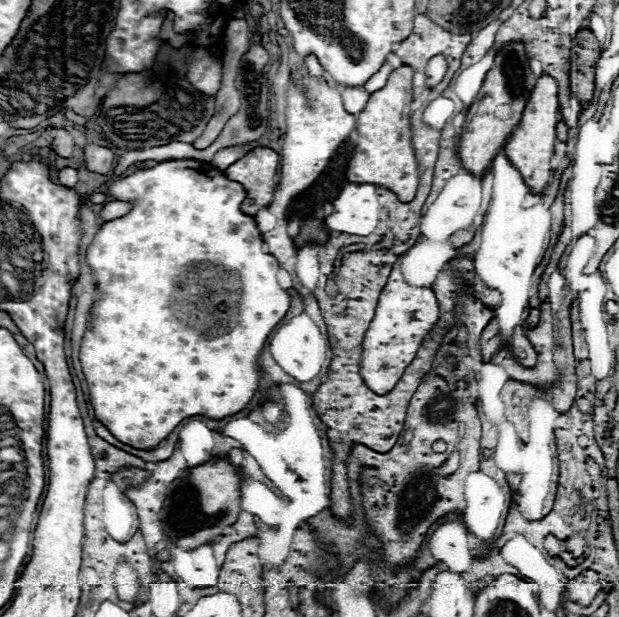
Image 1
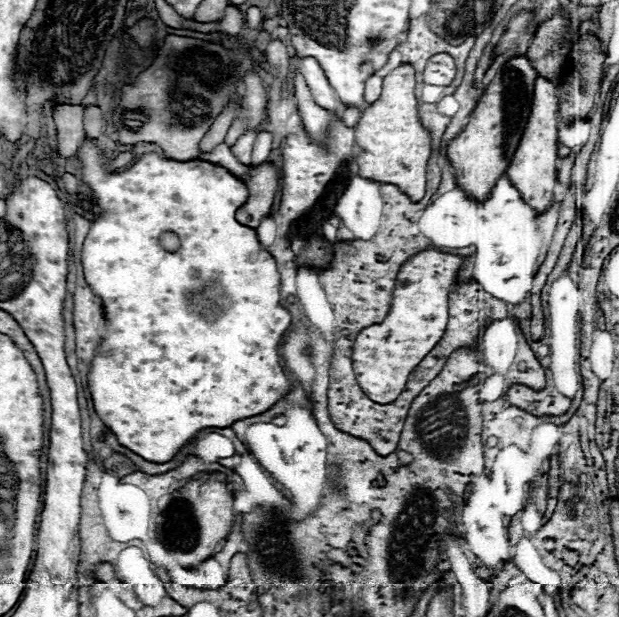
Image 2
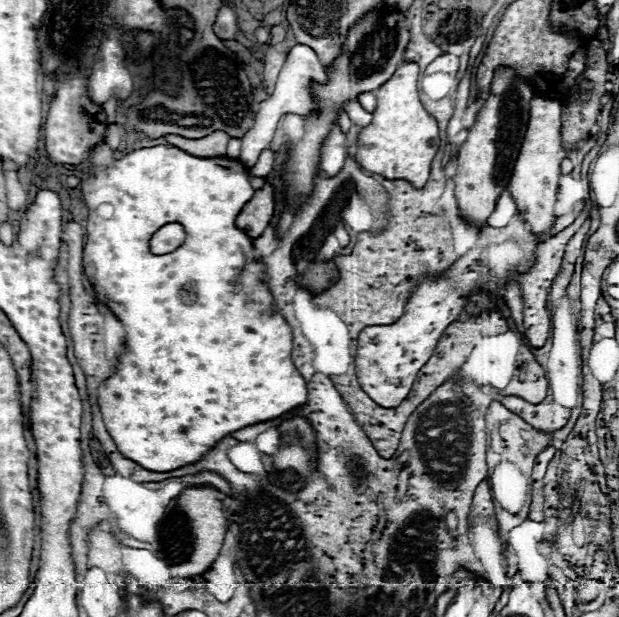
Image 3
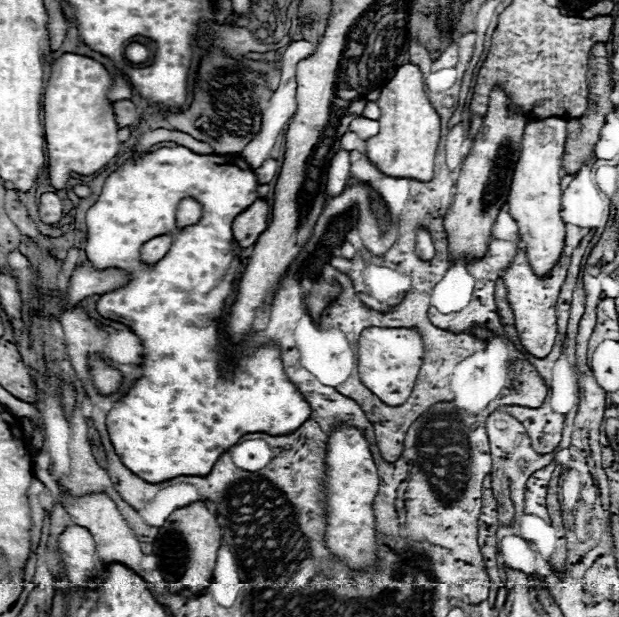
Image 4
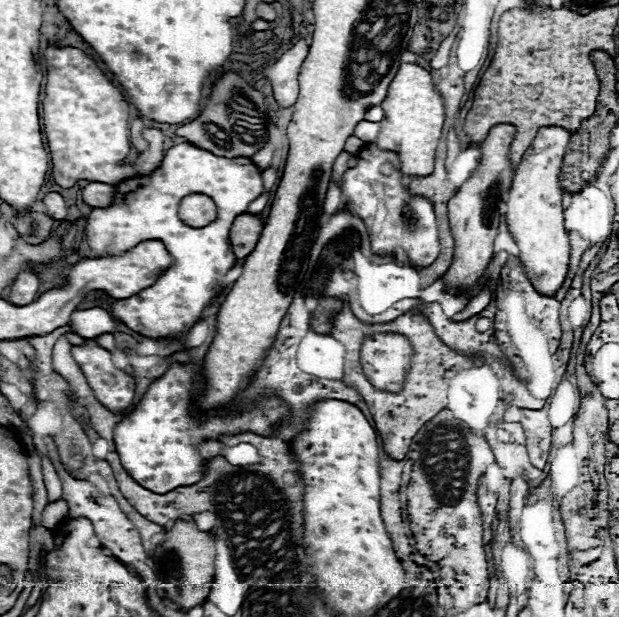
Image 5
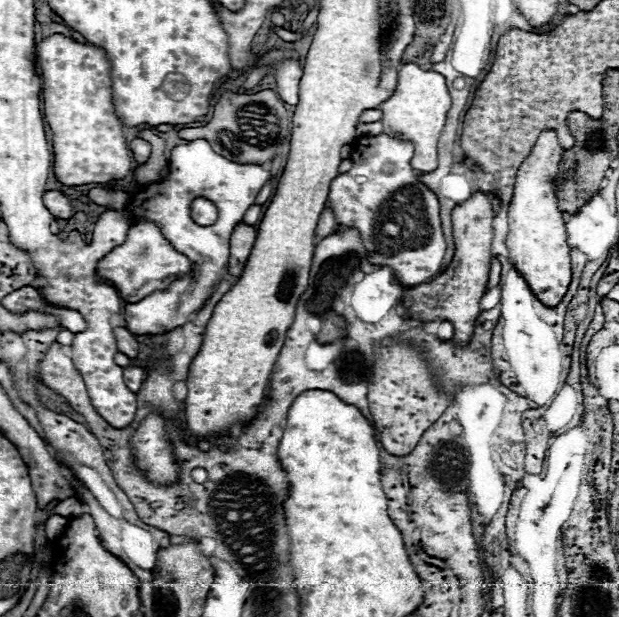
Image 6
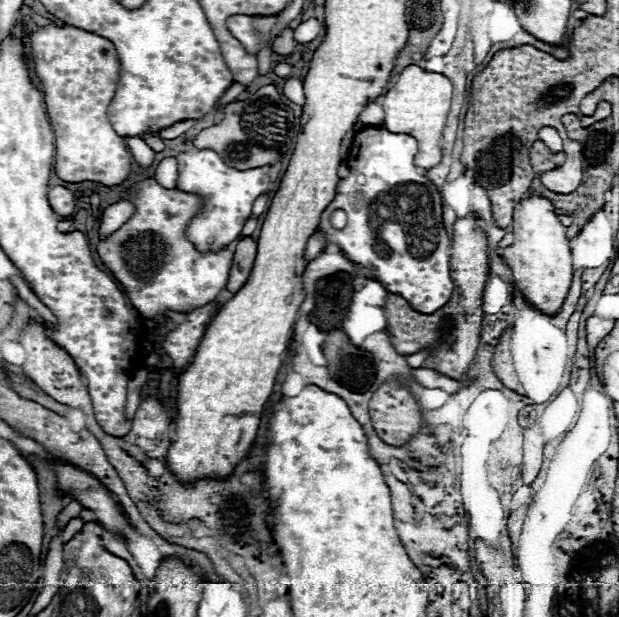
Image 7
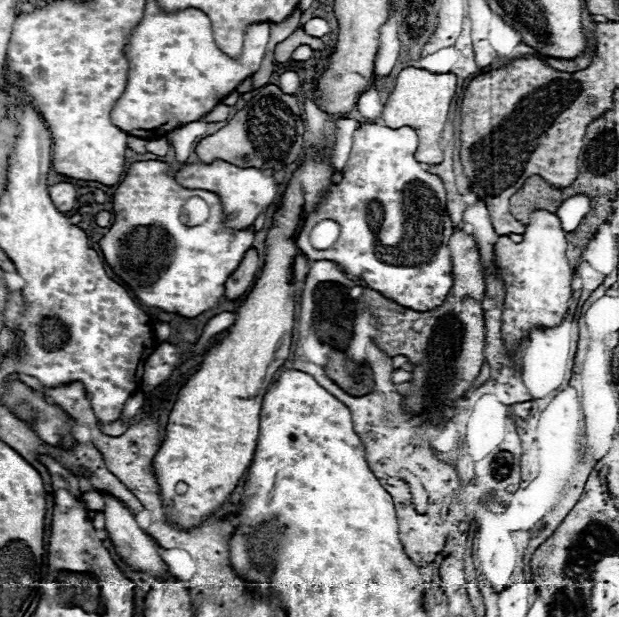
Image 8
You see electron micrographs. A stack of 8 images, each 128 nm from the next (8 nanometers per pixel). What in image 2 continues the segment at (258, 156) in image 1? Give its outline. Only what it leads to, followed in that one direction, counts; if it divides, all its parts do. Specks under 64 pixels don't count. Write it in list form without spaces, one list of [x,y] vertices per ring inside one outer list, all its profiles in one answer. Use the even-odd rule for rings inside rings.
[[[262,164],[260,168],[262,168],[260,174],[256,174],[256,170],[254,170],[252,178],[246,180],[250,196],[248,196],[246,204],[236,212],[236,220],[250,228],[258,228],[260,220],[270,214],[276,186],[278,186],[274,166]]]

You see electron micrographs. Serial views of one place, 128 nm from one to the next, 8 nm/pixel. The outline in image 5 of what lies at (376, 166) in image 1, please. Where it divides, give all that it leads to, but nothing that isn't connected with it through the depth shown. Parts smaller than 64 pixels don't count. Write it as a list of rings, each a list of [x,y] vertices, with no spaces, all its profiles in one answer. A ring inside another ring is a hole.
[[[402,64],[390,84],[386,100],[380,106],[384,110],[384,118],[380,122],[380,136],[376,138],[378,146],[382,146],[382,150],[398,150],[398,154],[402,154],[400,162],[404,174],[432,174],[434,154],[444,124],[444,98],[434,88],[432,74],[418,64]]]

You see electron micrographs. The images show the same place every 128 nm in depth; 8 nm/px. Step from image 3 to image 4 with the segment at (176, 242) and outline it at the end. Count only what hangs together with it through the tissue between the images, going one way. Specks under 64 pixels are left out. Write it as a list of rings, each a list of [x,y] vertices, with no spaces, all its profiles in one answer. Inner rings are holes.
[[[184,198],[178,205],[176,224],[180,228],[182,226],[192,225],[200,220],[200,216],[202,216],[202,204],[198,204],[198,200],[194,200],[194,198]],[[156,236],[156,238],[148,240],[140,248],[140,260],[144,264],[156,264],[156,262],[160,262],[166,256],[170,244],[172,244],[172,238],[170,236]]]

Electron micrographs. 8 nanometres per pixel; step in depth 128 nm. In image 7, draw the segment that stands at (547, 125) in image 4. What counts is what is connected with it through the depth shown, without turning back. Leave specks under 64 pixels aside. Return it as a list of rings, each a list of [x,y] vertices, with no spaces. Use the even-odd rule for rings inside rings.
[[[542,128],[540,130],[540,140],[552,150],[552,152],[562,152],[562,140],[554,128]],[[536,194],[528,196],[528,200],[520,200],[514,210],[512,232],[516,234],[514,244],[504,248],[500,254],[512,272],[514,288],[530,306],[534,306],[542,314],[558,314],[570,290],[572,258],[566,240],[566,228],[560,224],[554,206],[546,202],[546,198],[538,198]]]

